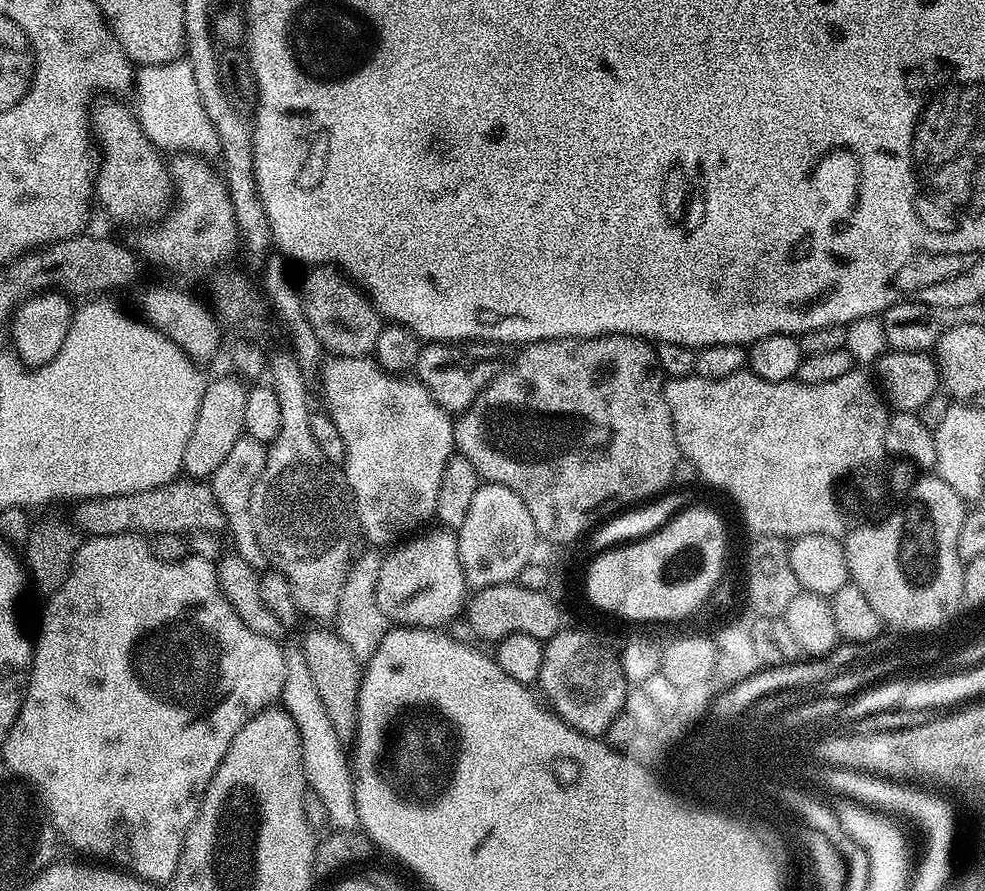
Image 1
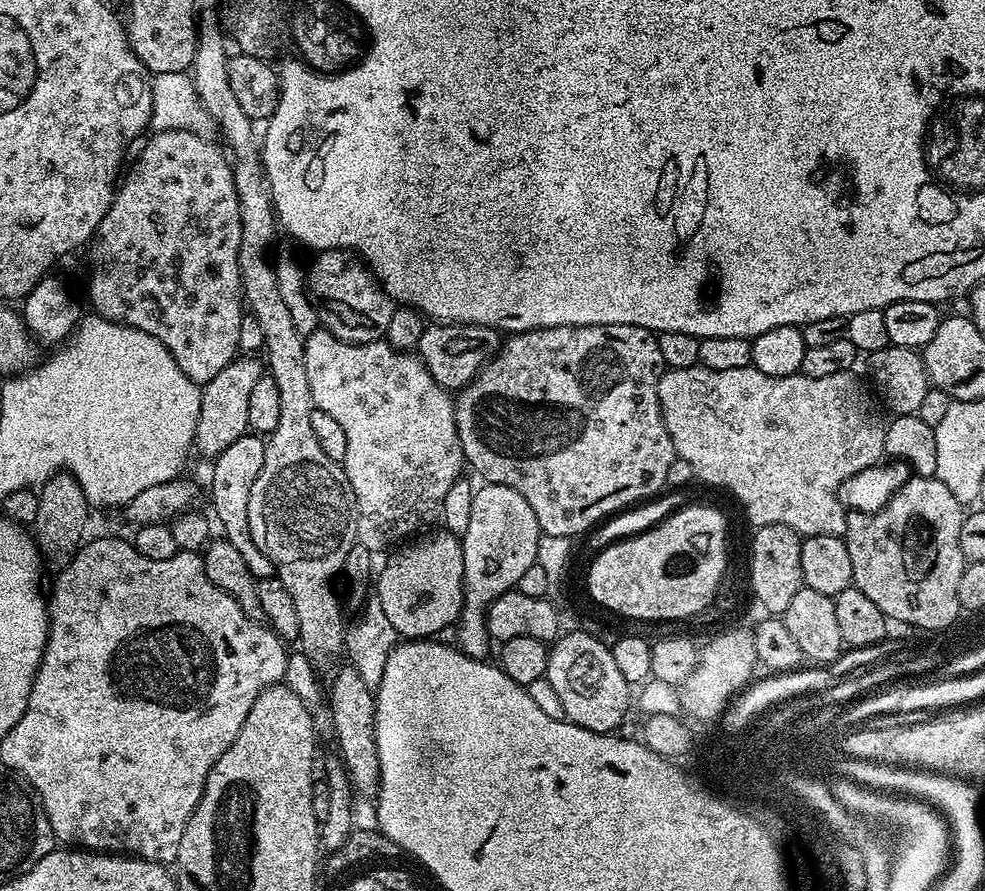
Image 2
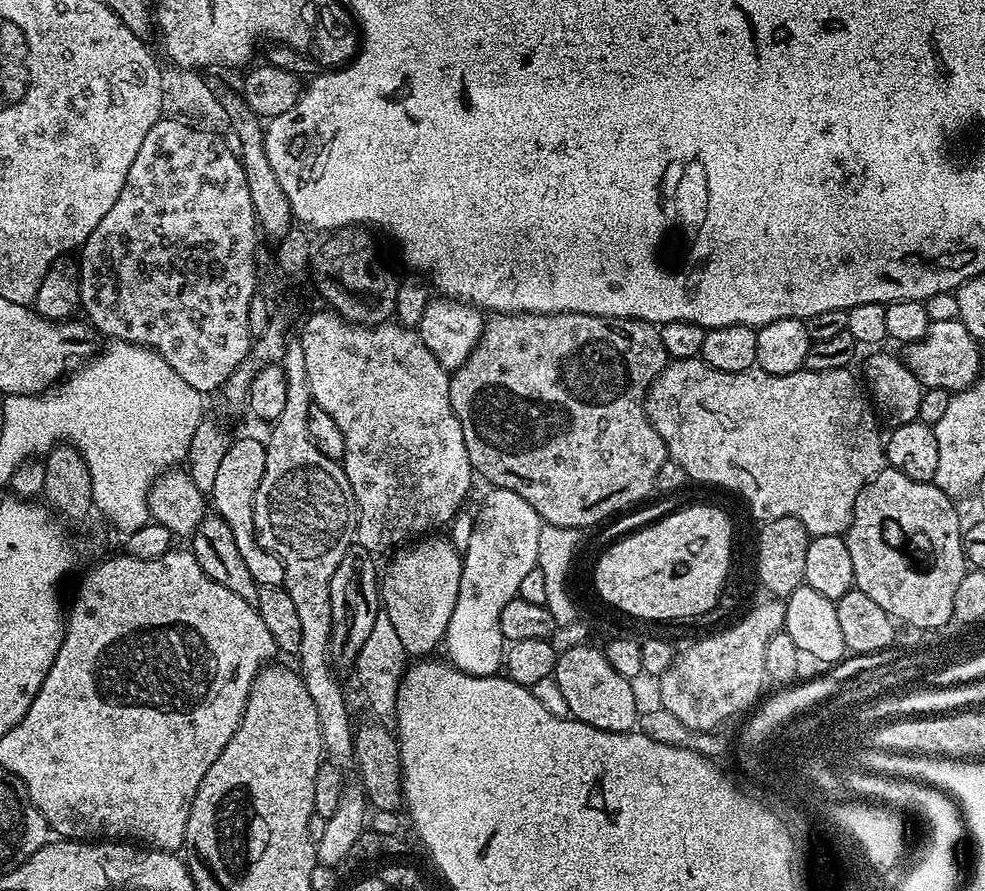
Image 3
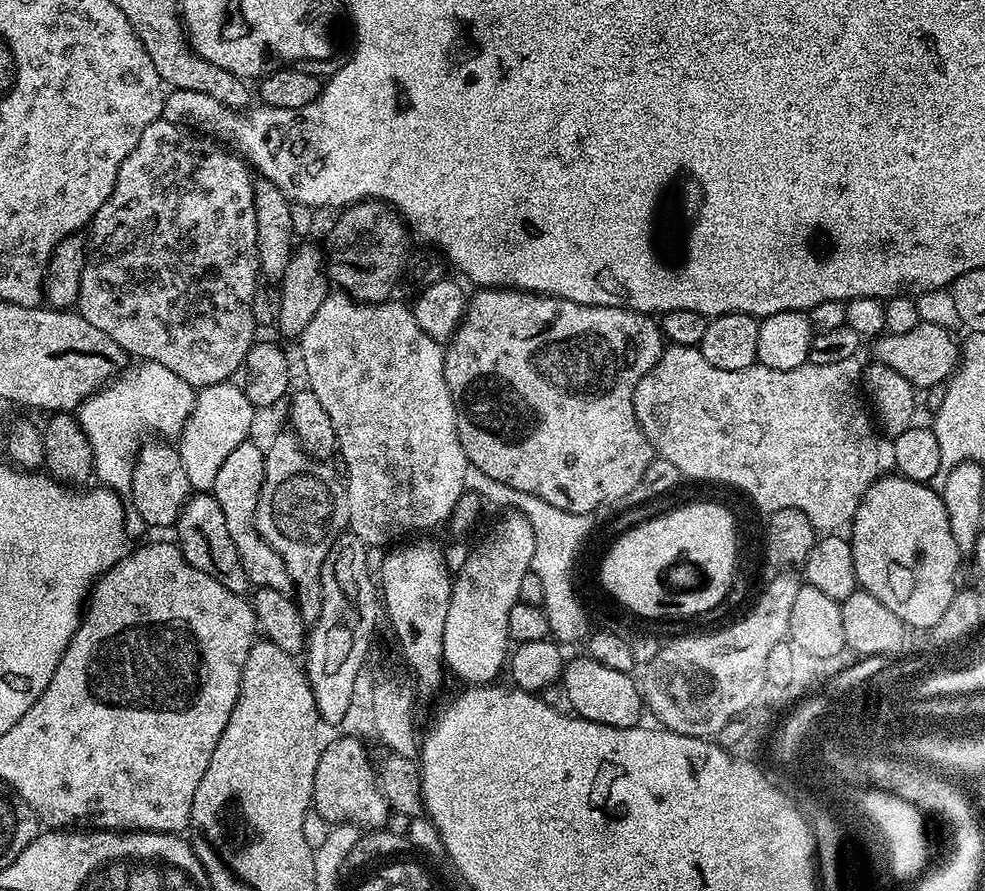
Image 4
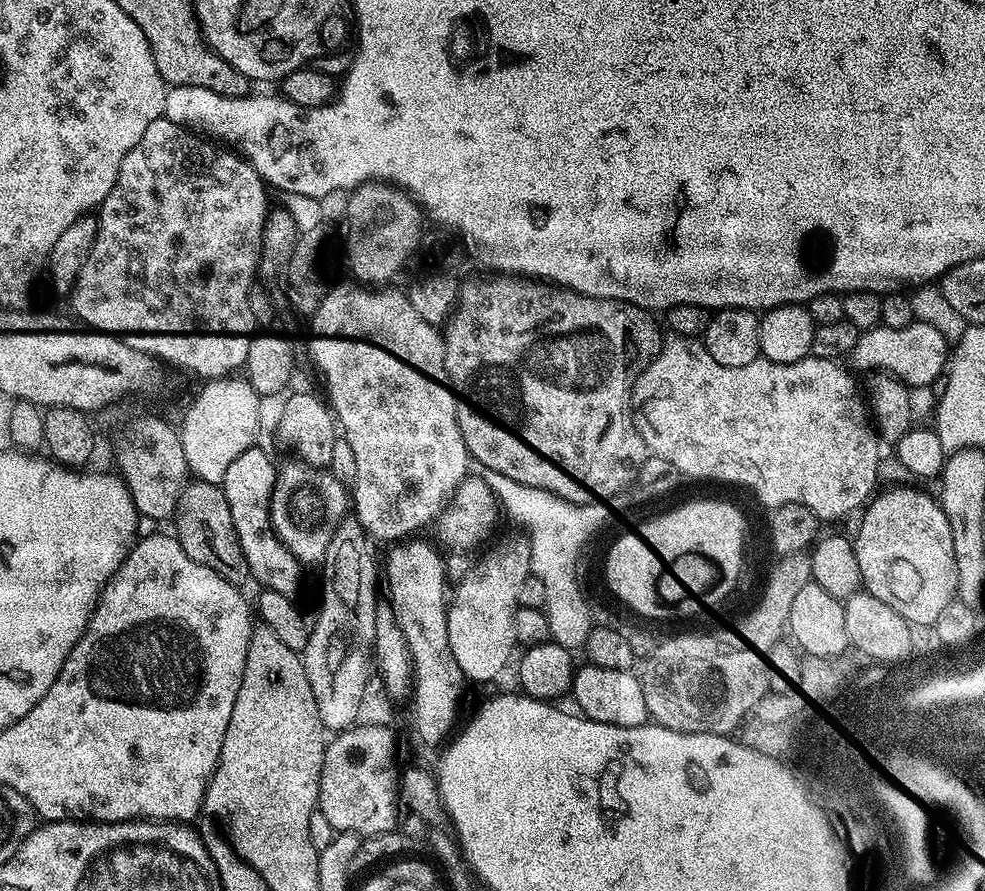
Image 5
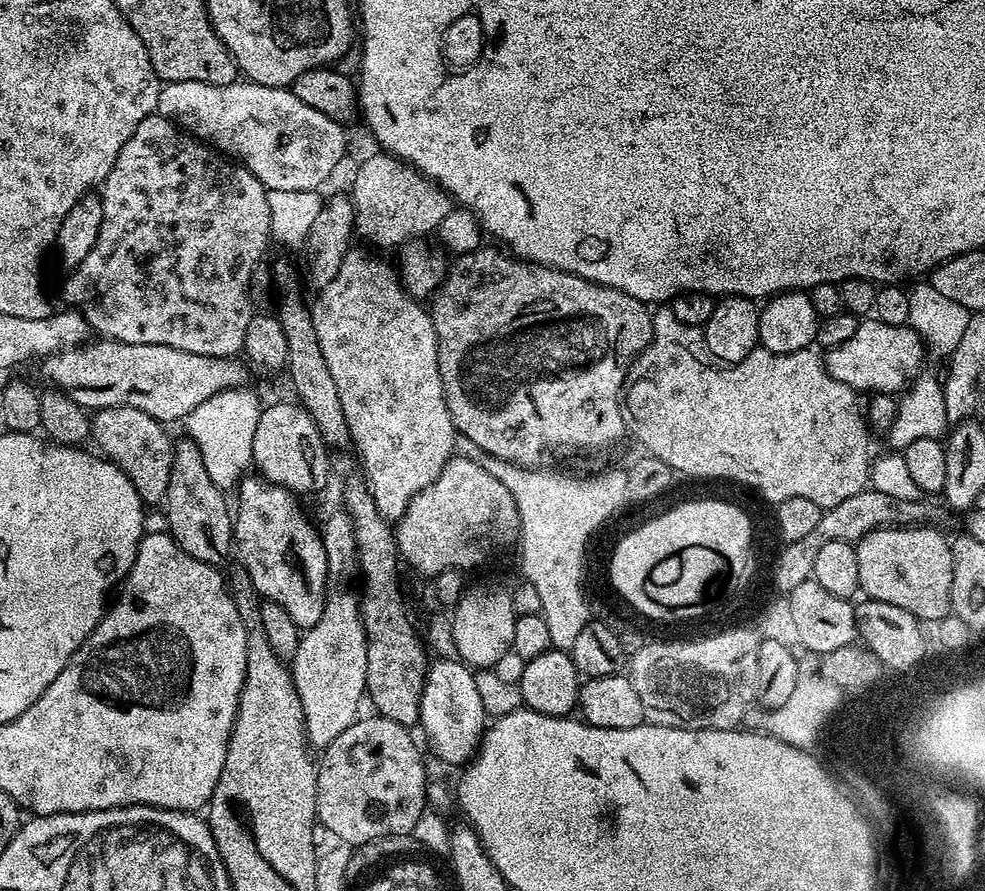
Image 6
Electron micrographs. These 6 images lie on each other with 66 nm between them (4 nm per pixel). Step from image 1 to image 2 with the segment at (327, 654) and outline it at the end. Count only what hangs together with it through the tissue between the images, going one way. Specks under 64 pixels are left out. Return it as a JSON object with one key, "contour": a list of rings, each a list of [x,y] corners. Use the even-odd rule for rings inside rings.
{"contour":[[[351,666],[335,669],[336,677],[332,685],[326,688],[326,700],[328,696],[328,708],[332,711],[332,728],[336,731],[336,744],[340,747],[339,759],[348,772],[348,778],[357,793],[360,792],[369,798],[377,795],[380,787],[380,763],[378,762],[378,750],[374,738],[374,714],[376,703],[373,689],[366,686],[358,670]]]}

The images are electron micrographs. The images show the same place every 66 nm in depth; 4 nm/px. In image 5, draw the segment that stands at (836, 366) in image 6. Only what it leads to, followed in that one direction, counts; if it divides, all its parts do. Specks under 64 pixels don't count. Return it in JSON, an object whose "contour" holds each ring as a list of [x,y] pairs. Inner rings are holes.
{"contour":[[[913,319],[910,326],[902,326],[902,330],[894,330],[877,326],[861,331],[858,346],[854,346],[850,357],[851,367],[857,373],[887,374],[895,380],[901,380],[909,389],[924,388],[927,384],[938,381],[945,375],[946,365],[950,357],[950,343],[926,322]]]}

